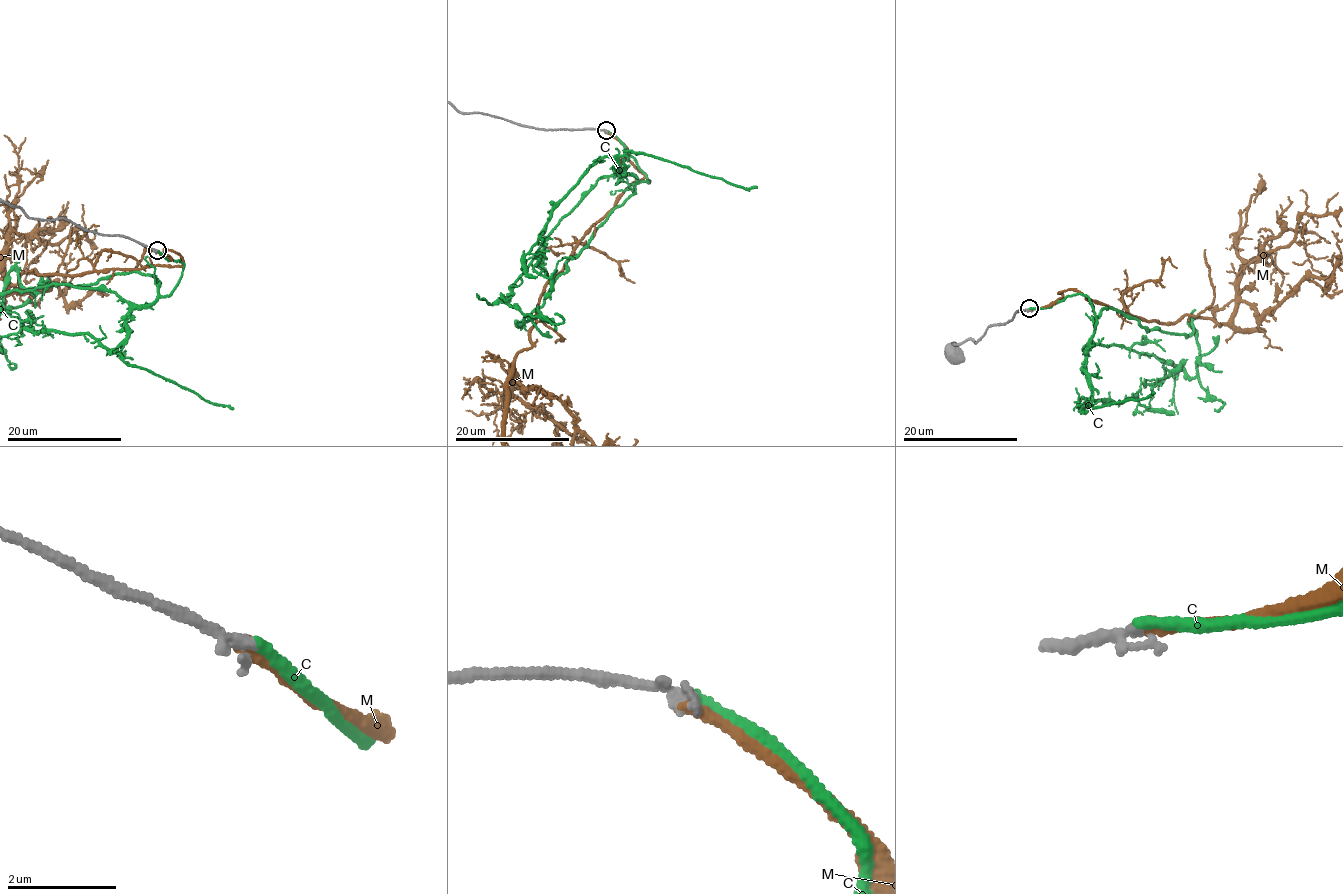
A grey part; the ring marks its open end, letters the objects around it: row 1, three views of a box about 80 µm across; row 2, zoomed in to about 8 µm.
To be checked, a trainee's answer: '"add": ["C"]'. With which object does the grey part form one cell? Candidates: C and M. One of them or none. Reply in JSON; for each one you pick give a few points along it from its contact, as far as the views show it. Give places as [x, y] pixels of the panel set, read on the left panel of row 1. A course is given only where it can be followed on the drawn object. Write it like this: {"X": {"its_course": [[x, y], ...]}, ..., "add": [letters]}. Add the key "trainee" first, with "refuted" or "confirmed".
{"trainee": "confirmed", "add": ["C"]}

